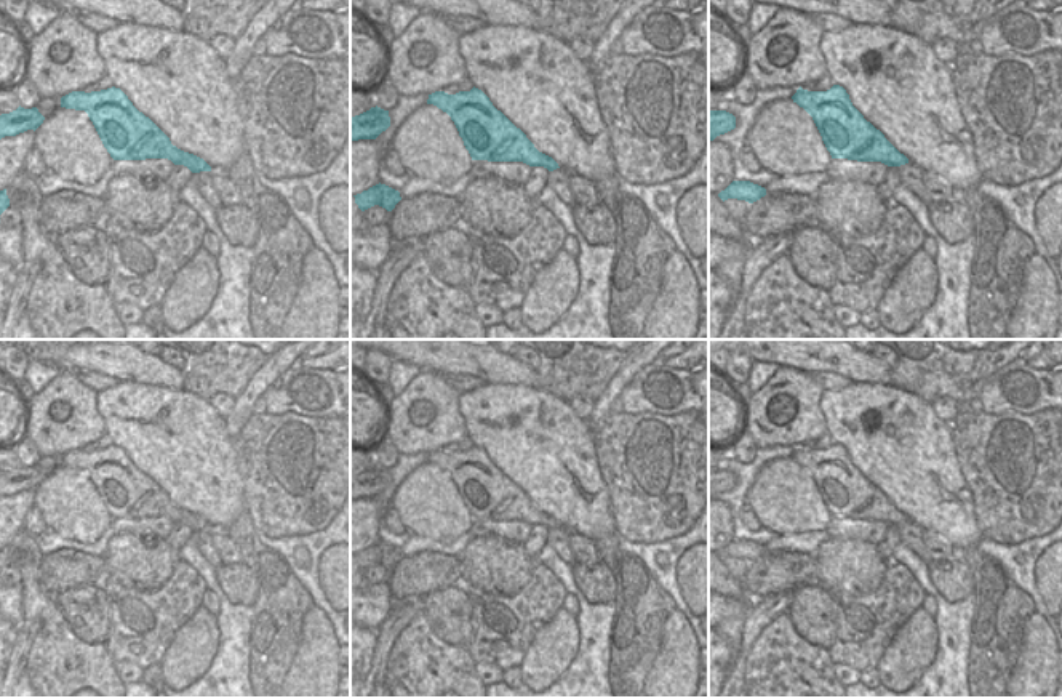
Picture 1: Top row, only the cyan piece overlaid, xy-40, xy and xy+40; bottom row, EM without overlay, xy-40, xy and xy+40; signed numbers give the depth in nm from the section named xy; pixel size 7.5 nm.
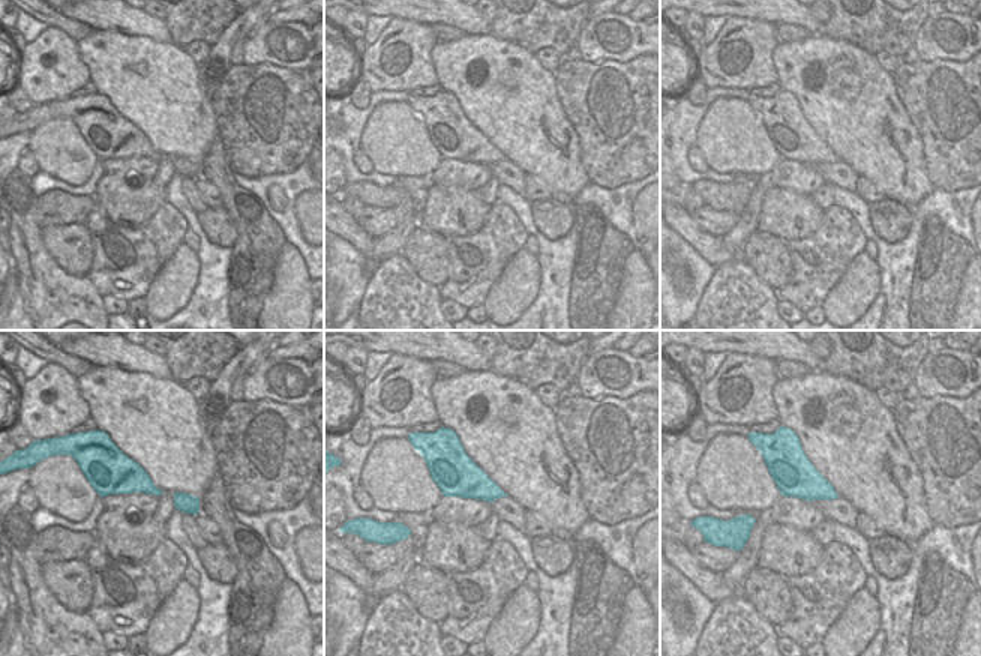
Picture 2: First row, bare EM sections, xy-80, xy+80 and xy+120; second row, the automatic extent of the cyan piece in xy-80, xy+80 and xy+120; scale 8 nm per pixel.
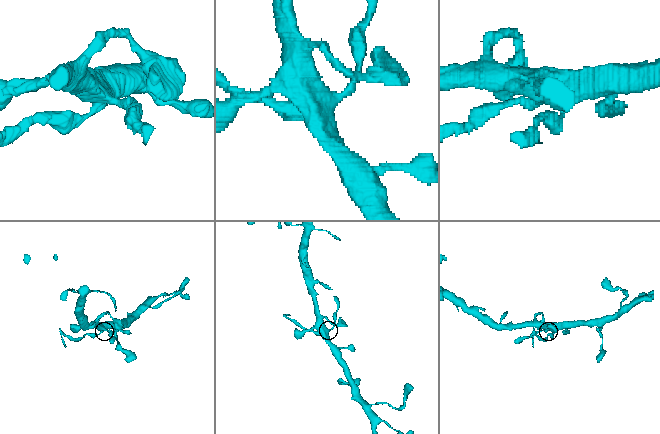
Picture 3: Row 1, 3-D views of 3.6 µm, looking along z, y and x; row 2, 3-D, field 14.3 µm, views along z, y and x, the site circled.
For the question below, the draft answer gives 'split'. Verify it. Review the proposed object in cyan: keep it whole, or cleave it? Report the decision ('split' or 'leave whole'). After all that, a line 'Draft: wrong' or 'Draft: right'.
leave whole
Draft: wrong

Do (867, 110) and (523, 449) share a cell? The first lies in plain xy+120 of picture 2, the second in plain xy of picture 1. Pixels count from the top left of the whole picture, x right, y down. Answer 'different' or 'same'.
same

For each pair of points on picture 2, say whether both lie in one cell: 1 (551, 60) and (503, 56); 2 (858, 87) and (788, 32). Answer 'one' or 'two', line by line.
1: two
2: two

